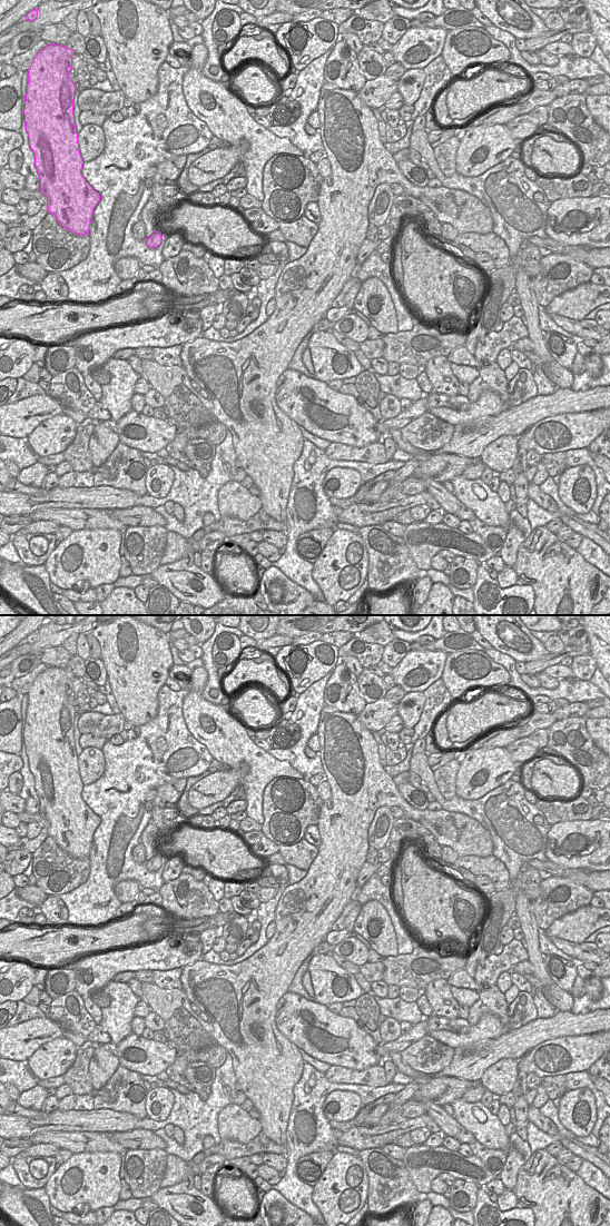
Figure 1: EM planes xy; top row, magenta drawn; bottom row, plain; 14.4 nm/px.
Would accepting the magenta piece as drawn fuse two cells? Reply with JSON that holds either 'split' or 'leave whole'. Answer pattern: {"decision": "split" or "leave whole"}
{"decision": "leave whole"}

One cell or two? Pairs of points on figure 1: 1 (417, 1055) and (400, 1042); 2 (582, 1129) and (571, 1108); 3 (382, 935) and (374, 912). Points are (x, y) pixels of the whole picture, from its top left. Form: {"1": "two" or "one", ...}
{"1": "two", "2": "one", "3": "one"}

